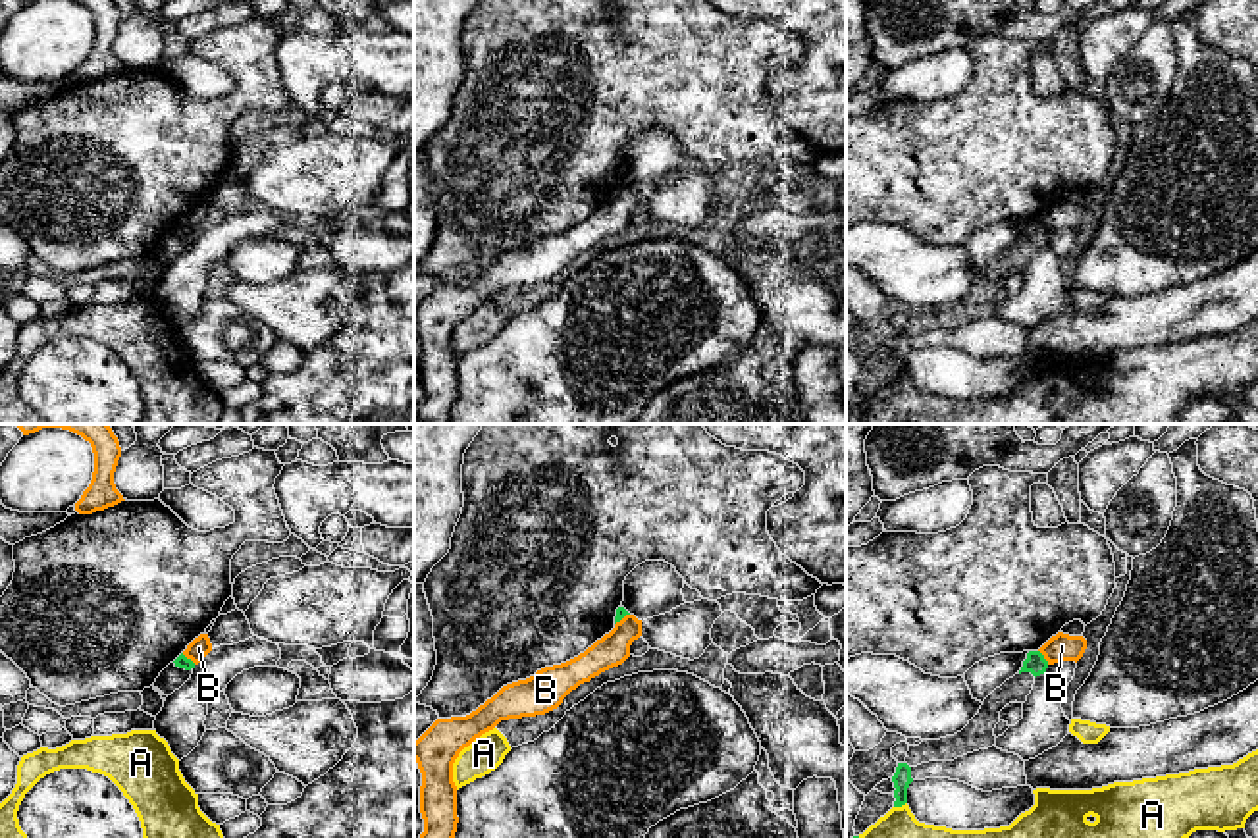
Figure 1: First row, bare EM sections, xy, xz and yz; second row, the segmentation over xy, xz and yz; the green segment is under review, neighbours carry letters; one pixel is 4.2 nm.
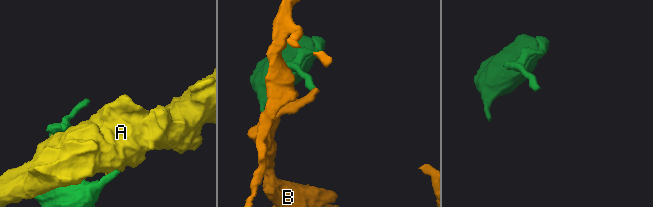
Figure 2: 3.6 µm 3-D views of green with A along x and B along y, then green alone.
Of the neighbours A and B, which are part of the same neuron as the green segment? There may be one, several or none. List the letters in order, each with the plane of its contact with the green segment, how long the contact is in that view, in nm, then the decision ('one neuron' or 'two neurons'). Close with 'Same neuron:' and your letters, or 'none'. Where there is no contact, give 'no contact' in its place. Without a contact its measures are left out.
A: meets green in yz; contact 60 nm long; two neurons
B: meets green in yz; contact 80 nm long; two neurons
Same neuron: none

